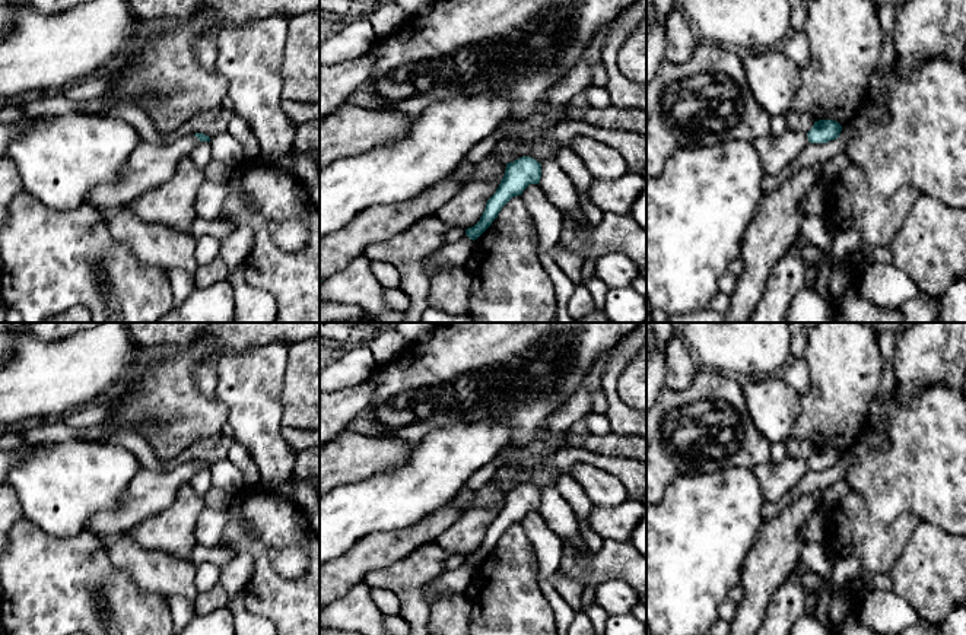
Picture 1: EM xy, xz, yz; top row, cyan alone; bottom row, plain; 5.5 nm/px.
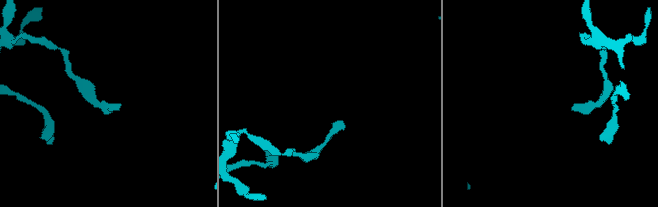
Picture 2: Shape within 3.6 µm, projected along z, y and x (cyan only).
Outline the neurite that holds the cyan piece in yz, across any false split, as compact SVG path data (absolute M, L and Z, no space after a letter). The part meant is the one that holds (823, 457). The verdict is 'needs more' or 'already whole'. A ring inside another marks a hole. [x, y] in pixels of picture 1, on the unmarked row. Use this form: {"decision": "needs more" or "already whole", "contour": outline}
{"decision": "already whole", "contour": "M819 447L807 460L810 470L827 470L839 464L842 453L833 447Z"}

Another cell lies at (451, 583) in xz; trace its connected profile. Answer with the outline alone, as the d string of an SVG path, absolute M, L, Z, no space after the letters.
M464 562L457 569L445 571L439 578L423 588L425 600L429 606L433 606L445 597L463 594L476 569L477 566L473 568Z

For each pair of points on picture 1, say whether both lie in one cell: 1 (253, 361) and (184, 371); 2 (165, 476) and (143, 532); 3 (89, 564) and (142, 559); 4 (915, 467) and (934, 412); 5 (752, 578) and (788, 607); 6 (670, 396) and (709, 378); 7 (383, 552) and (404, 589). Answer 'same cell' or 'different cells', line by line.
1: different cells
2: different cells
3: different cells
4: same cell
5: different cells
6: same cell
7: different cells

